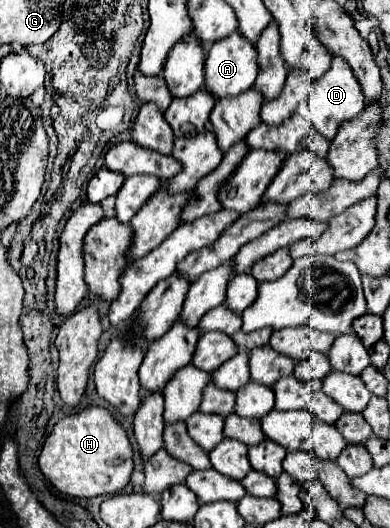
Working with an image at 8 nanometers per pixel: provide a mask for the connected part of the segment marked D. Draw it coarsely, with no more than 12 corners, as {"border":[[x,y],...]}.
{"border":[[332,57],[294,113],[326,139],[366,107],[358,79]]}

